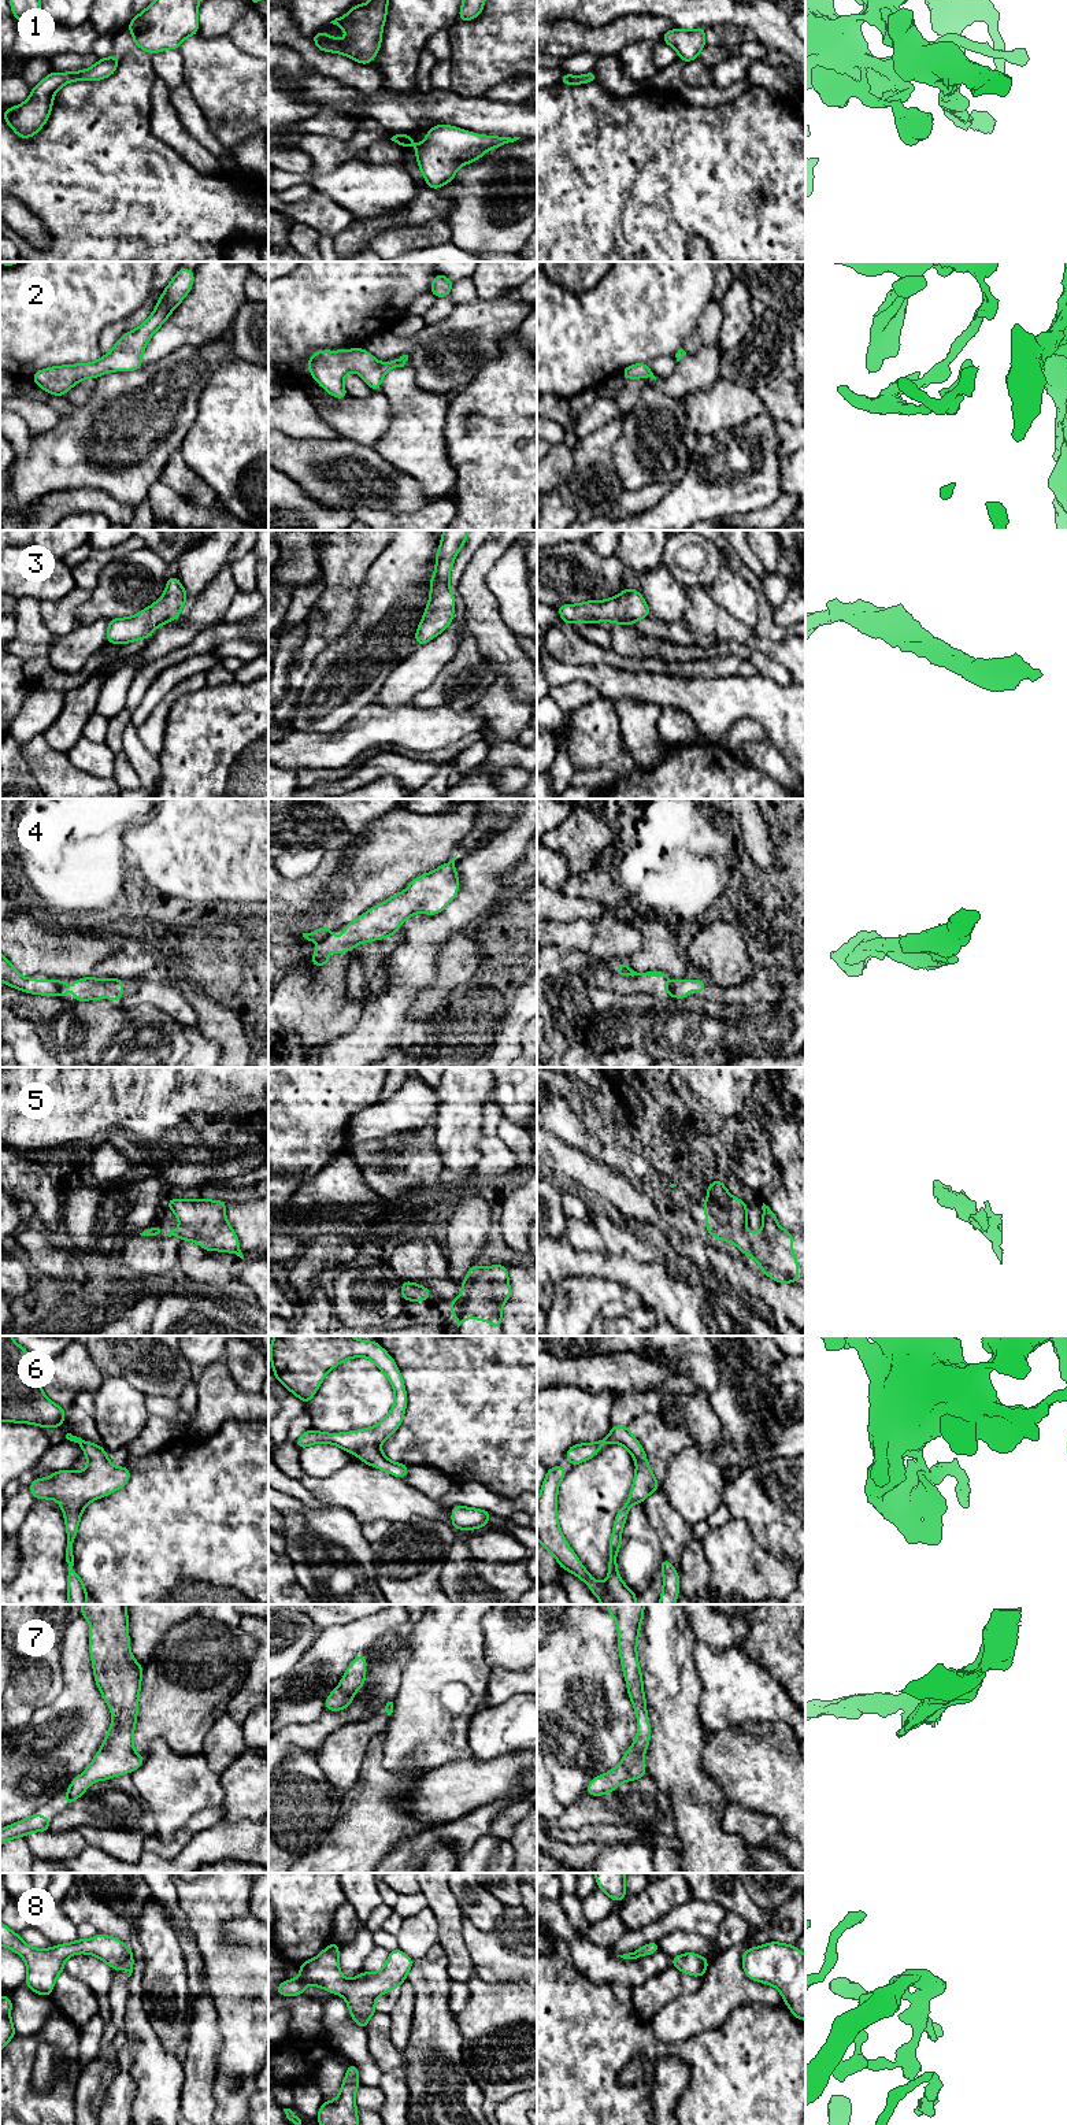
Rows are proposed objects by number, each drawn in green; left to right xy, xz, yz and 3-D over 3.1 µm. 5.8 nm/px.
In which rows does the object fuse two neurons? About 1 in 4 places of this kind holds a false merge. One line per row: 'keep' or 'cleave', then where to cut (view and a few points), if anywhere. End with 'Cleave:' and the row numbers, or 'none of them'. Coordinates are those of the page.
1: keep; no cut
2: keep; no cut
3: keep; no cut
4: cleave; cut in yz along (670, 980), (673, 993)
5: keep; no cut
6: keep; no cut
7: keep; no cut
8: keep; no cut
Cleave: 4

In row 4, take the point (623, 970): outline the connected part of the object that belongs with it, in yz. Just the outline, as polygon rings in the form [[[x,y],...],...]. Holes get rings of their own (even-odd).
[[[619,960],[620,966],[614,970],[615,975],[622,975],[622,977],[627,977],[627,975],[652,975],[652,977],[666,977],[666,997],[670,997],[673,995],[673,989],[671,989],[671,980],[662,971],[647,971],[647,973],[637,973],[634,970],[631,970],[626,960]]]

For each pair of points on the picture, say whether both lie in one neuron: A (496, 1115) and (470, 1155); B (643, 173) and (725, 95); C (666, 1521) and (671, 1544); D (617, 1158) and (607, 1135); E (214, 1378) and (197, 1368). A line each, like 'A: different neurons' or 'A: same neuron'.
A: different neurons
B: different neurons
C: same neuron
D: different neurons
E: different neurons

